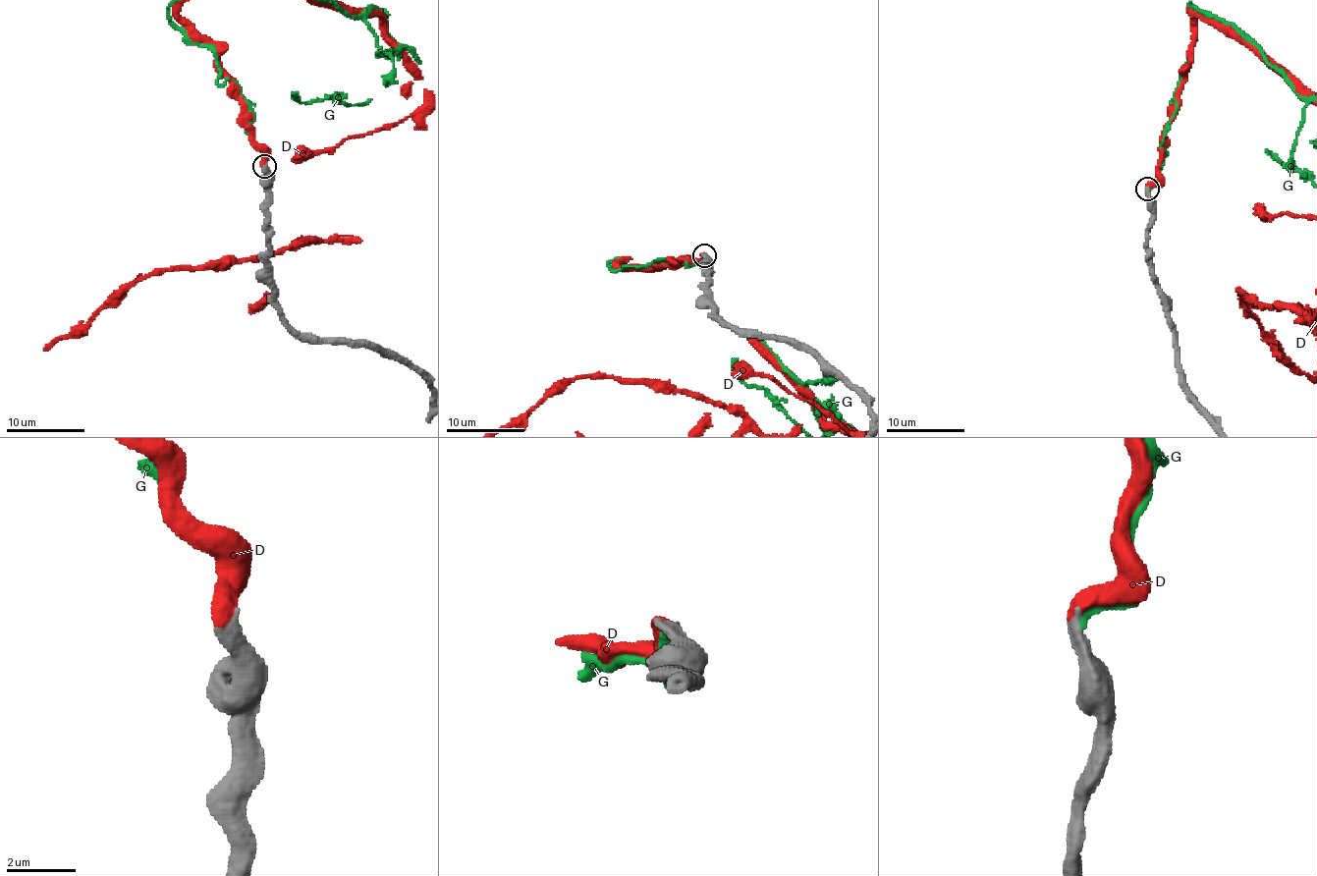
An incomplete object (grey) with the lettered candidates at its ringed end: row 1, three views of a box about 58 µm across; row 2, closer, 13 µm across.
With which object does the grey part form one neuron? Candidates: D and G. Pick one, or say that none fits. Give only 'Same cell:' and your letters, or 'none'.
Same cell: D

